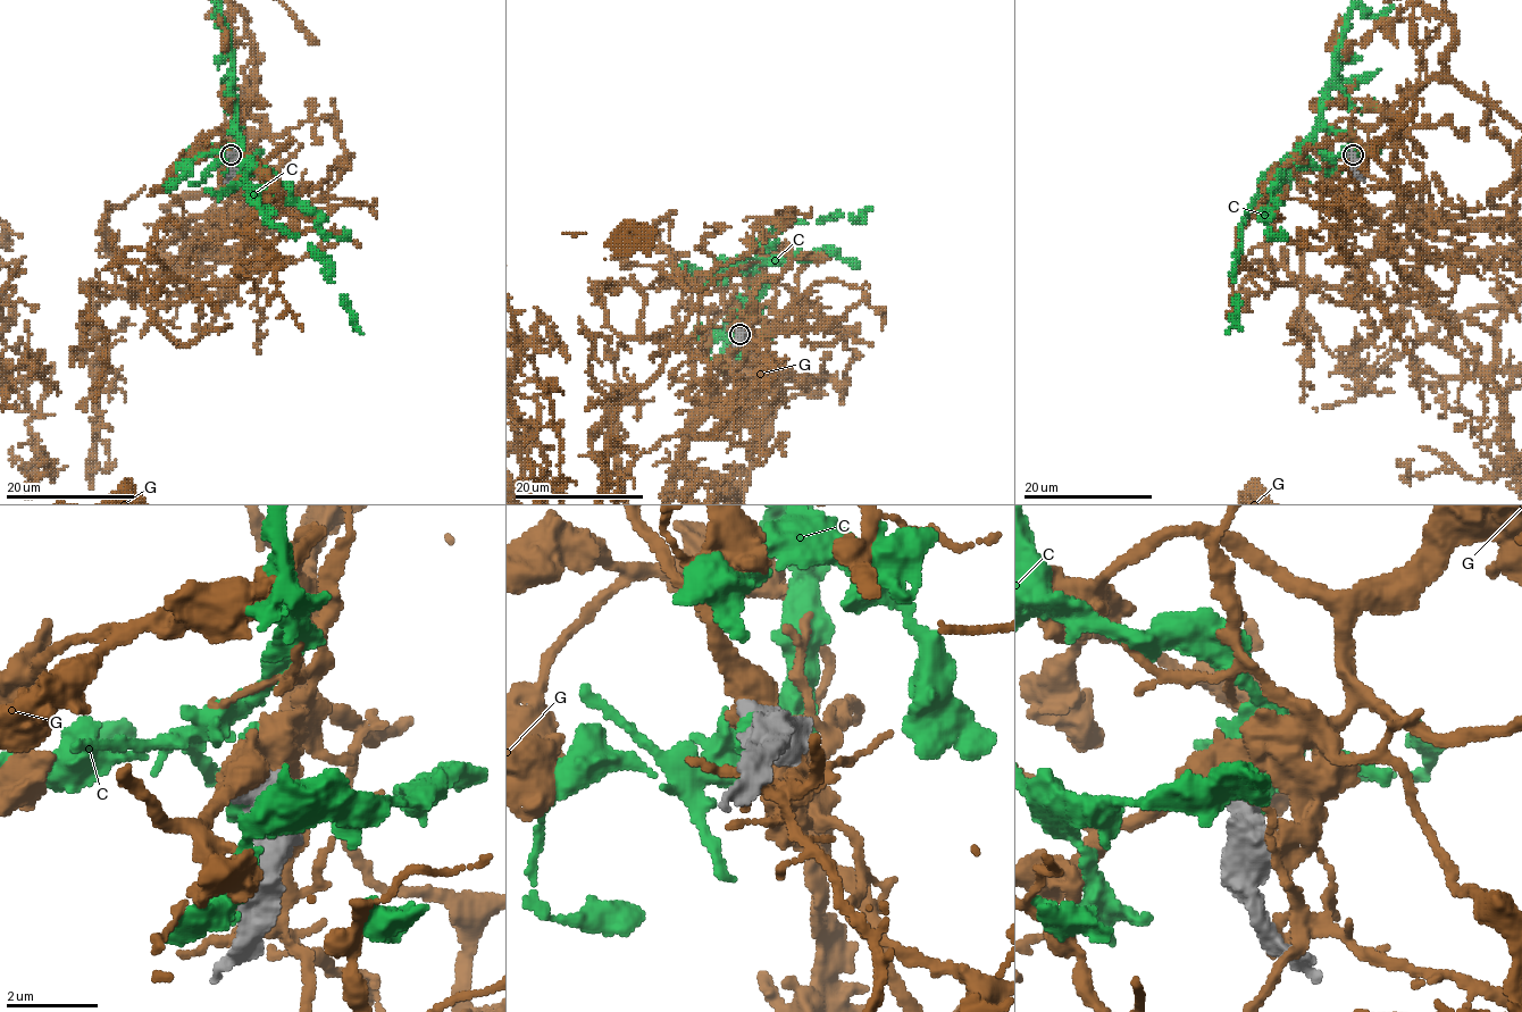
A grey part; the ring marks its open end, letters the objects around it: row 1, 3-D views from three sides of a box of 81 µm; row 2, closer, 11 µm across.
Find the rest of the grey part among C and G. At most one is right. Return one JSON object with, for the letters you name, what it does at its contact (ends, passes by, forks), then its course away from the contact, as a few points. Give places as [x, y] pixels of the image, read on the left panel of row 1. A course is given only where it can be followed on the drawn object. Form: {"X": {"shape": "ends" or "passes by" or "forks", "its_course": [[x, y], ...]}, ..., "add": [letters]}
{"C": {"shape": "ends"}, "add": ["C"]}

